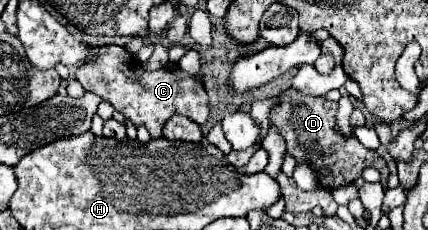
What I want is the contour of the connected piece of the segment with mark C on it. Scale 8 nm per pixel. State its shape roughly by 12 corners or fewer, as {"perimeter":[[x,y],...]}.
{"perimeter":[[119,45],[77,69],[153,139],[173,115],[203,125],[205,87],[185,71],[145,71]]}

